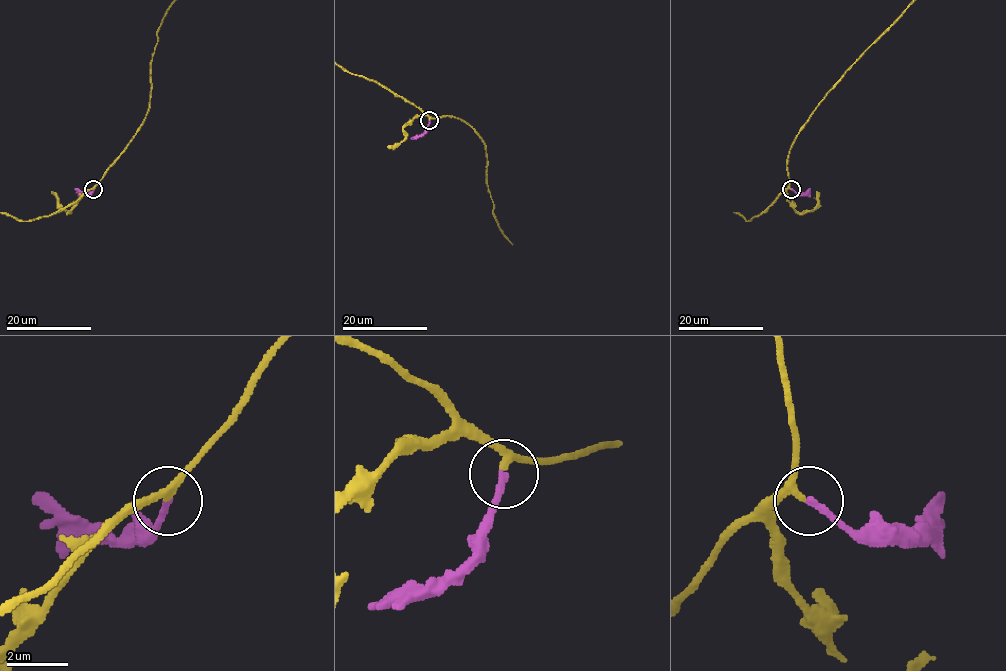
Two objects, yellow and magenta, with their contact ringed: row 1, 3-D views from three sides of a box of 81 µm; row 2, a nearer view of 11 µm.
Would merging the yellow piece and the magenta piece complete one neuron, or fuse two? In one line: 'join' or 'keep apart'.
join

